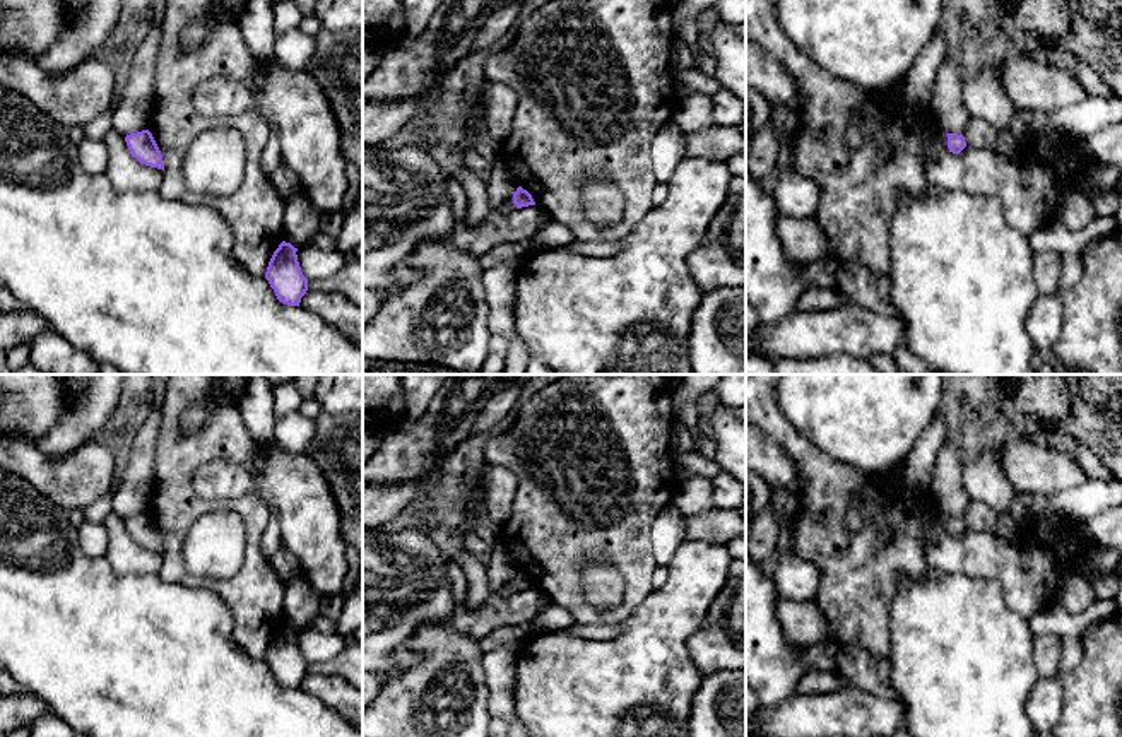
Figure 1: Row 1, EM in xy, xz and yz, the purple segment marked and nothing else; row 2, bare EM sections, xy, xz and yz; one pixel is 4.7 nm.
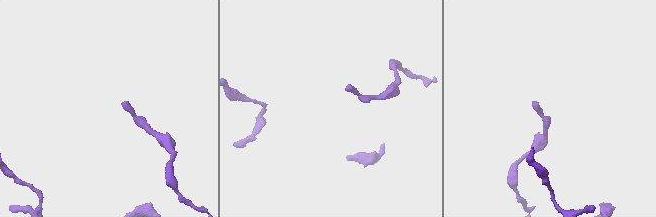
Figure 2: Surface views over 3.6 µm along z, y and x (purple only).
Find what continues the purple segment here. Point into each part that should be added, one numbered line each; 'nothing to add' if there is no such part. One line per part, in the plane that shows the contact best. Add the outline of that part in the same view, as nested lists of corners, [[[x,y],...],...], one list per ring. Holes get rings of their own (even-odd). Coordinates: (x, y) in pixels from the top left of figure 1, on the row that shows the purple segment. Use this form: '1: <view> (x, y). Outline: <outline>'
nothing to add

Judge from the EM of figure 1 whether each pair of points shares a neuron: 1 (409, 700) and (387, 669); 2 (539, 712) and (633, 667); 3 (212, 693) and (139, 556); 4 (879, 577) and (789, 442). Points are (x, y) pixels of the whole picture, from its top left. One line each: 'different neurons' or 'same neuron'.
1: different neurons
2: same neuron
3: different neurons
4: same neuron

